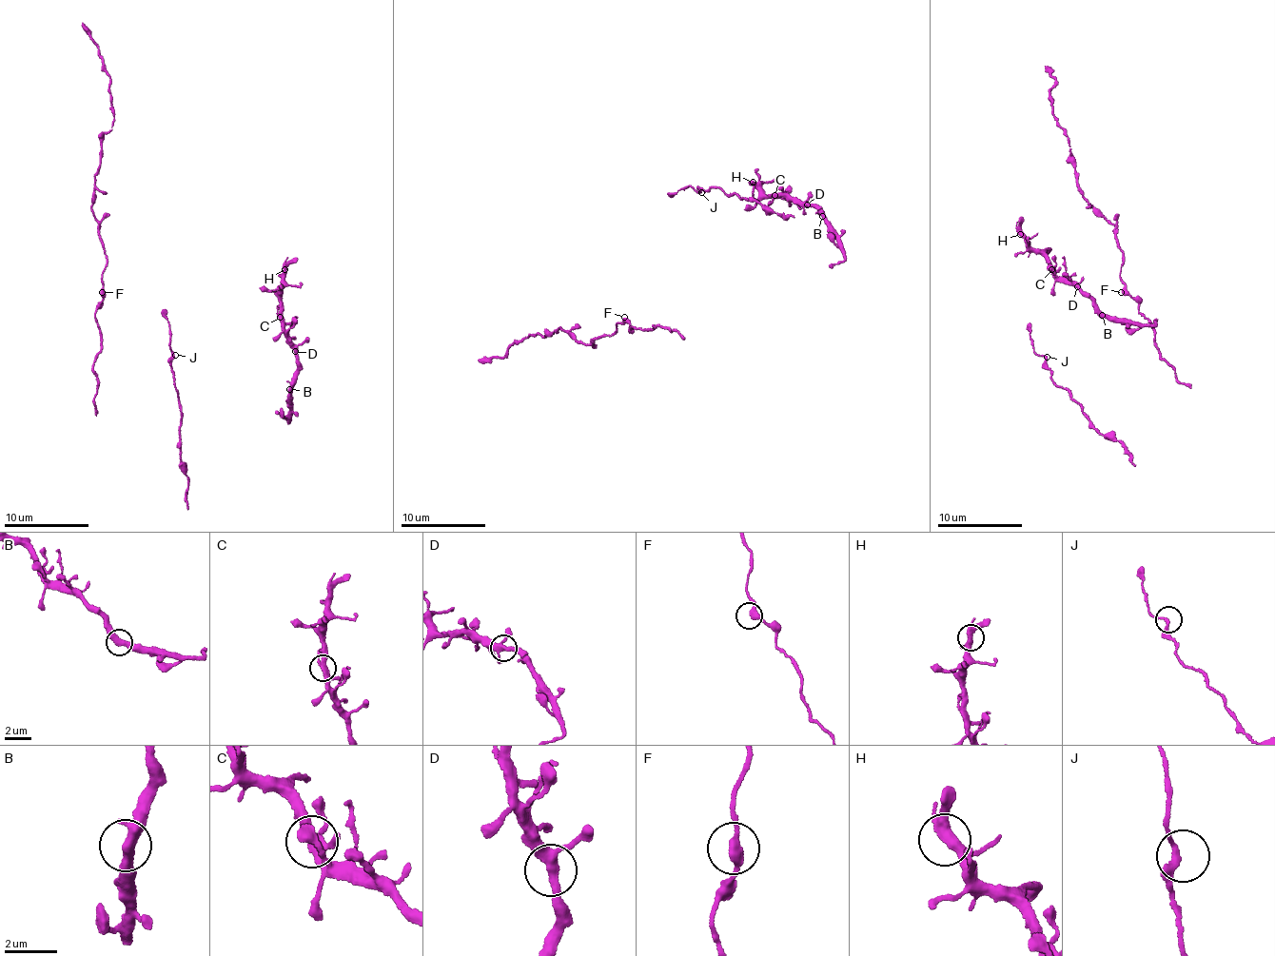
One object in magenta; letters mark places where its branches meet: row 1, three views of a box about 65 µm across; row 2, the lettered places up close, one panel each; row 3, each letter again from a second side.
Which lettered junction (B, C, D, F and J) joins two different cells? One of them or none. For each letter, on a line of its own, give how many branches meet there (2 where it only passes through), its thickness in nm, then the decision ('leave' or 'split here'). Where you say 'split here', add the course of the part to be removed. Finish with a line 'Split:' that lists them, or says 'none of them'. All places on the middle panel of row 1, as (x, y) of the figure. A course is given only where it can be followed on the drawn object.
B: 3 branches meet; 320 nm thick; leave
C: 4 branches meet; 360 nm thick; leave
D: 4 branches meet; 360 nm thick; leave
F: 2 branches meet; 320 nm thick; leave
J: 2 branches meet; 240 nm thick; leave
Split: none of them

